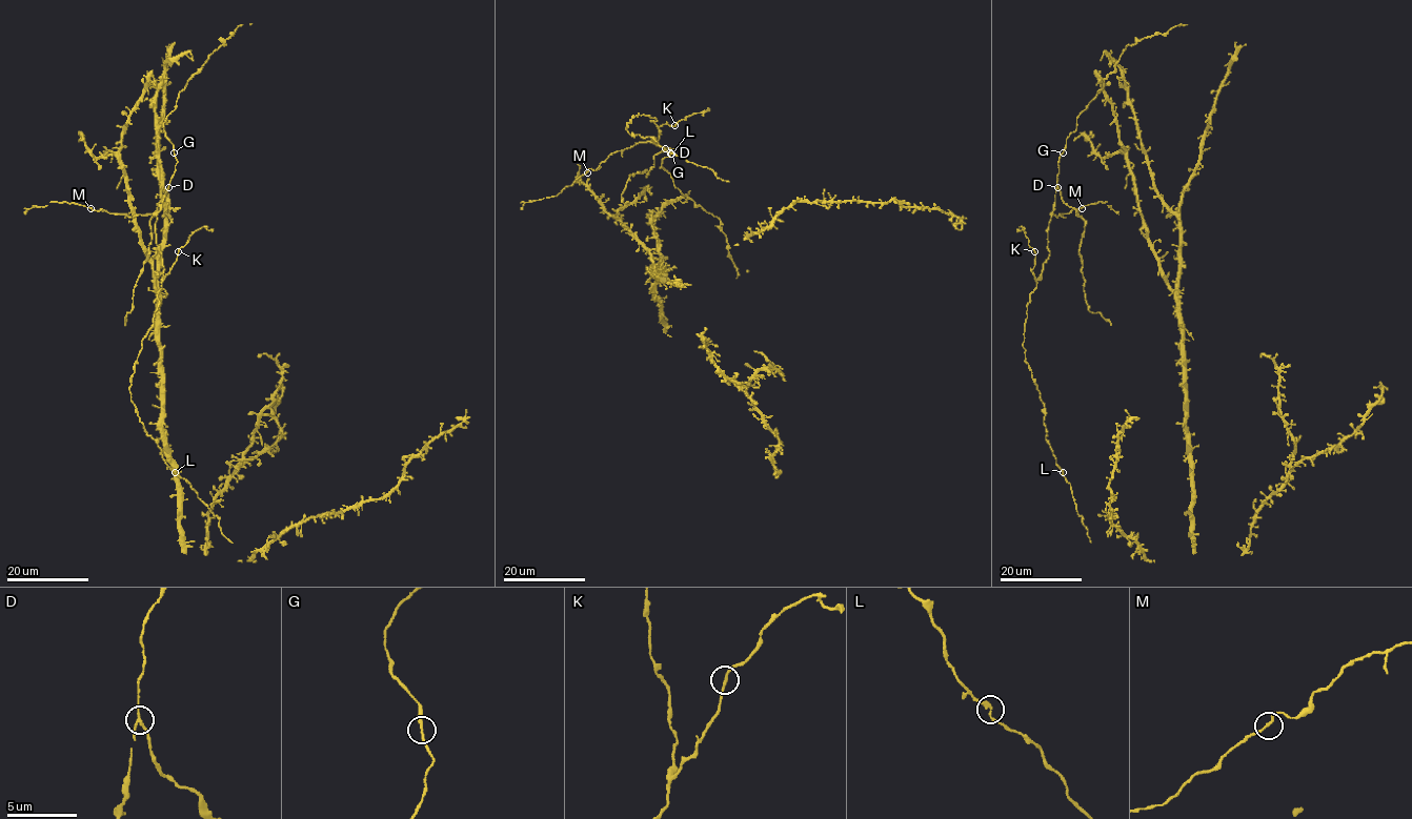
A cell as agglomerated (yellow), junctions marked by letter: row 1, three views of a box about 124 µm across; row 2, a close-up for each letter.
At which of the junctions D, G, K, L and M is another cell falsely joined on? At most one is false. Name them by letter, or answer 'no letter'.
D

